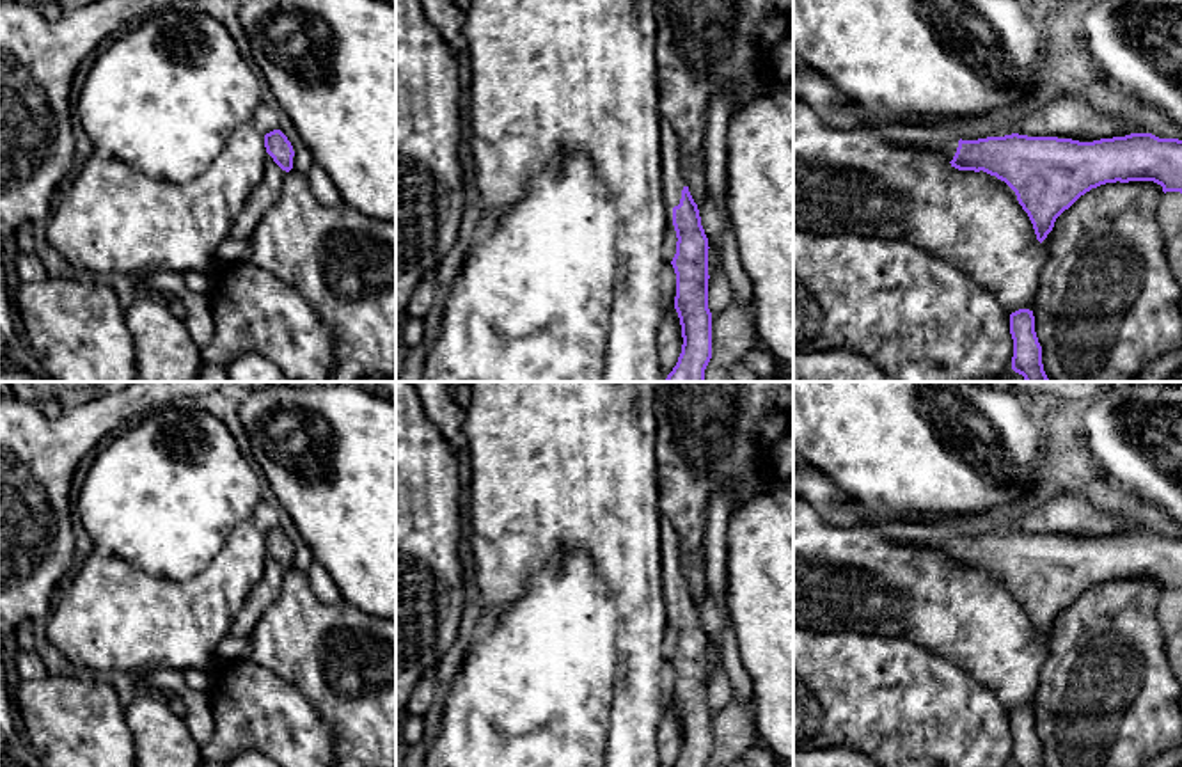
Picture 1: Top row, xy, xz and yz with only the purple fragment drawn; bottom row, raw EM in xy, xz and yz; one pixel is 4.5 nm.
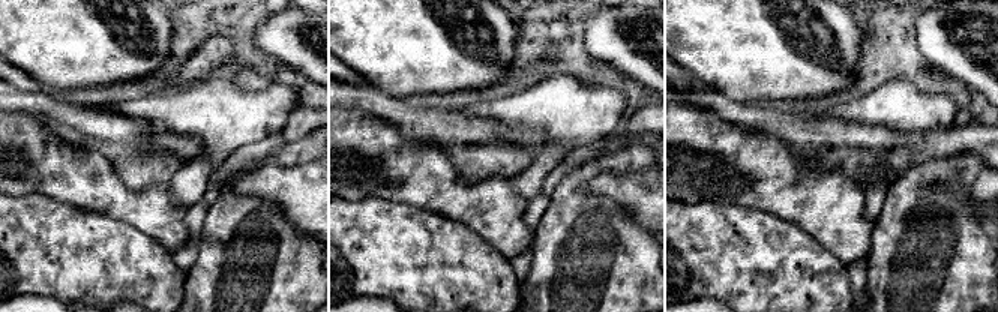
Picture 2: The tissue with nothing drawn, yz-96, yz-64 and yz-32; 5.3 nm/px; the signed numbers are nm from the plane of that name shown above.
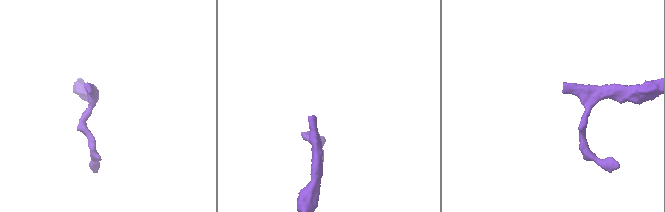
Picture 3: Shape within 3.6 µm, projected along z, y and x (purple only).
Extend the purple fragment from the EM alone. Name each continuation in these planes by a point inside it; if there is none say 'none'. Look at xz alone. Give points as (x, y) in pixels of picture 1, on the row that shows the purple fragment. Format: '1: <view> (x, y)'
1: xz (668, 141)

